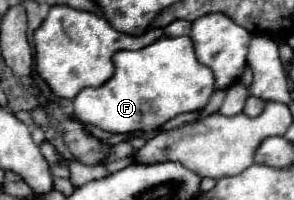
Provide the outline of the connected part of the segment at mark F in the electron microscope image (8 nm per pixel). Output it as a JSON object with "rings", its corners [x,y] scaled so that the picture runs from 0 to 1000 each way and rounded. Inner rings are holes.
{"rings":[[[643,180],[541,190],[480,250],[391,260],[384,320],[384,390],[337,440],[282,440],[248,500],[248,570],[262,600],[384,670],[514,670],[602,570],[684,550],[731,470],[724,350],[670,310]]]}

